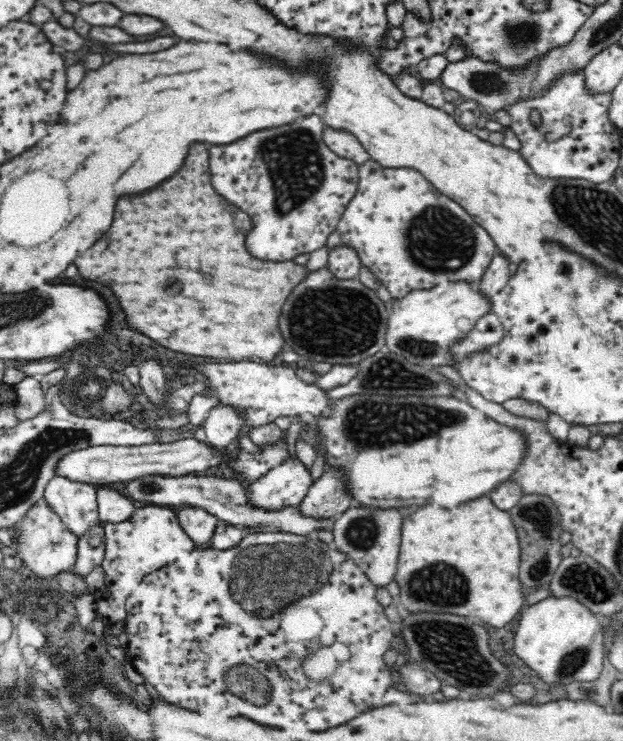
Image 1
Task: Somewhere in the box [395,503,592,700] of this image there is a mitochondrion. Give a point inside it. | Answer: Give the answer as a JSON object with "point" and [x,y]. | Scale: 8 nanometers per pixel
{"point":[451,645]}

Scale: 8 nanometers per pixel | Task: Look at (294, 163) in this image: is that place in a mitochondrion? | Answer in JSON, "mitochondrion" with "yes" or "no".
{"mitochondrion":"yes"}

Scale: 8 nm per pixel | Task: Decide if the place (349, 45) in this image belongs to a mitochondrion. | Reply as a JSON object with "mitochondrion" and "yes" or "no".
{"mitochondrion":"no"}

